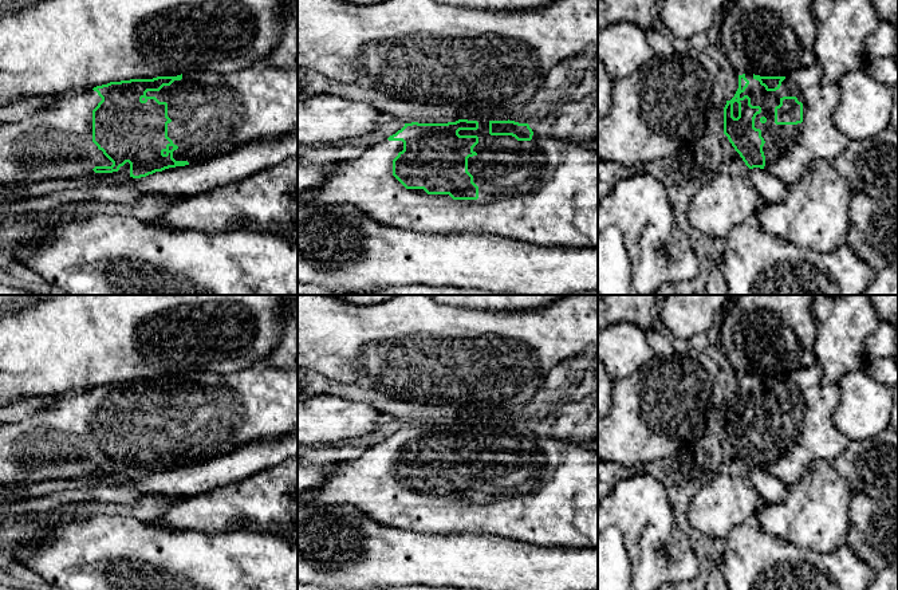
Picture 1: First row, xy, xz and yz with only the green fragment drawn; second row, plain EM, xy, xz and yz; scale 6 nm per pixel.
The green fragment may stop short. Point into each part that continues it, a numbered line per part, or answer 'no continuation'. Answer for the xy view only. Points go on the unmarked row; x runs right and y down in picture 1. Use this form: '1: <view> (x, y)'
1: xy (211, 413)

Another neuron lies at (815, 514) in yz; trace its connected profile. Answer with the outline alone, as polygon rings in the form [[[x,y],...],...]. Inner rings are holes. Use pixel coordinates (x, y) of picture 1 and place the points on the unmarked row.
[[[824,460],[811,463],[801,479],[787,488],[788,496],[783,502],[765,504],[756,512],[756,519],[765,534],[820,554],[834,552],[846,543],[852,489],[832,463]]]

